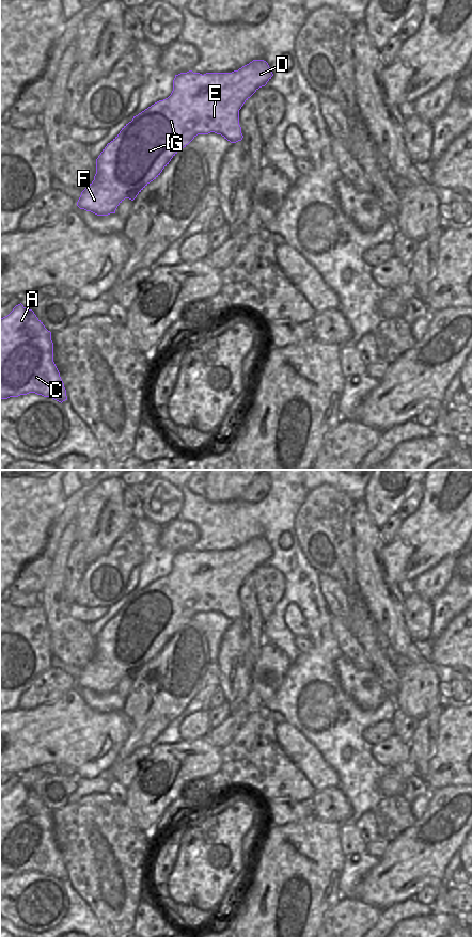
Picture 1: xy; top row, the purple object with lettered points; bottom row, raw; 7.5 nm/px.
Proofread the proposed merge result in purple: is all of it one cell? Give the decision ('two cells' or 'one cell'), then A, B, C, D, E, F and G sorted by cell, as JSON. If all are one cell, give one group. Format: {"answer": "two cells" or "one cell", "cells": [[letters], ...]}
{"answer": "one cell", "cells": [["A", "B", "C", "D", "E", "F", "G"]]}

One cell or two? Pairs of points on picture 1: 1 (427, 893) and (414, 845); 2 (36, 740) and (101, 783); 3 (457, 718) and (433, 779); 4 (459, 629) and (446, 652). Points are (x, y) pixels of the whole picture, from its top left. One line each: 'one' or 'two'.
1: two
2: two
3: one
4: one

